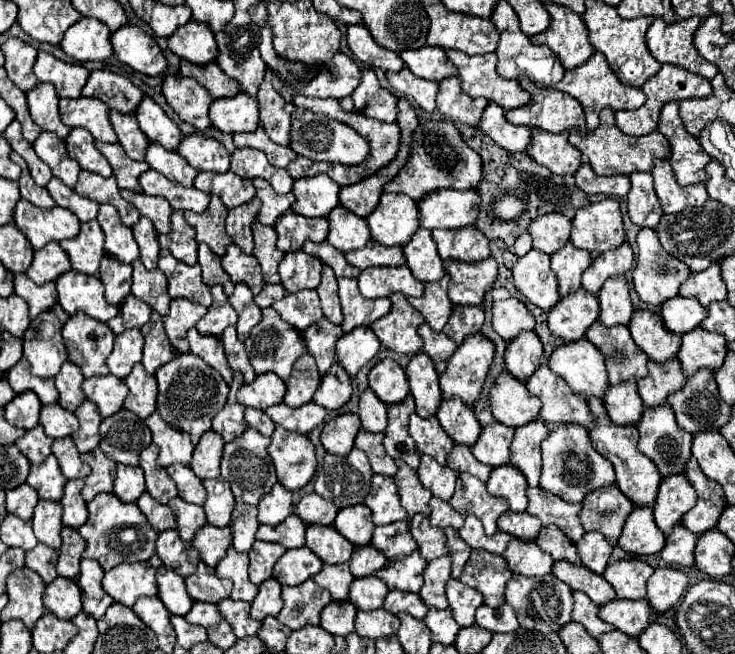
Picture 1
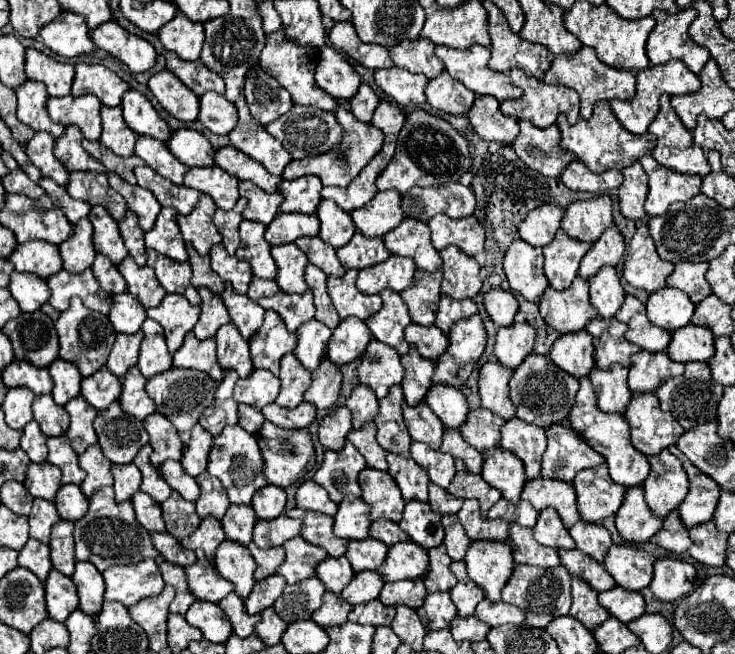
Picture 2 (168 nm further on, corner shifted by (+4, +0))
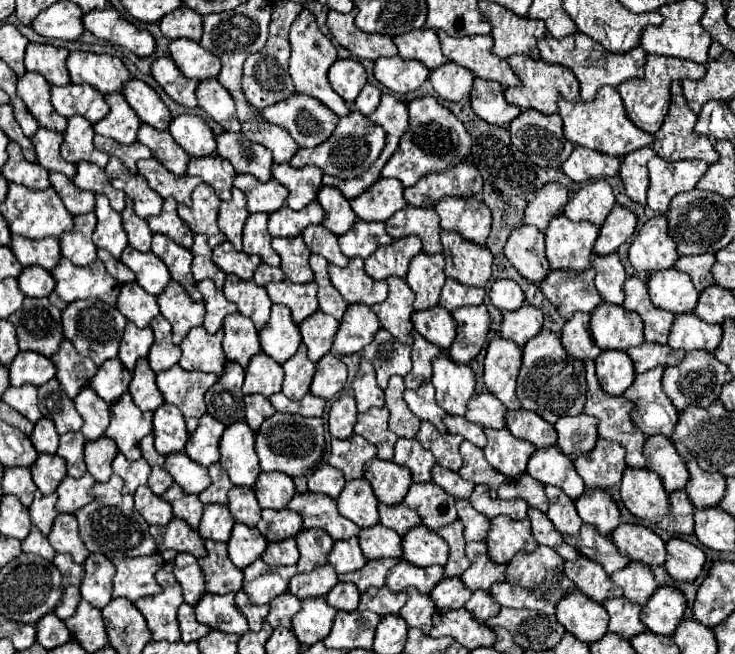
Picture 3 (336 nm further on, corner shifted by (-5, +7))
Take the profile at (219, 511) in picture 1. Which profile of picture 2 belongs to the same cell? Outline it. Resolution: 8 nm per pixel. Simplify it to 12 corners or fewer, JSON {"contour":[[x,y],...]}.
{"contour":[[211,475],[213,489],[201,489],[197,499],[199,517],[223,519],[229,505],[223,485]]}

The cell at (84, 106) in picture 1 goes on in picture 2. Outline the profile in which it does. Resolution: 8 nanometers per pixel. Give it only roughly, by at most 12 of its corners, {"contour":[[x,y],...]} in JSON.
{"contour":[[95,95],[49,97],[47,113],[59,125],[77,125],[85,139],[101,133]]}

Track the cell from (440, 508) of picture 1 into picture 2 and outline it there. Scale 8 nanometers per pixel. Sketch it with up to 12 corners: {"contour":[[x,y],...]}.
{"contour":[[429,483],[429,505],[447,515],[457,513],[465,499]]}

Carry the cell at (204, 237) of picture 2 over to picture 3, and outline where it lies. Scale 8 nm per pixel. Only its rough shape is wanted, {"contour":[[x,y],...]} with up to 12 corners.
{"contour":[[204,182],[178,216],[210,248],[226,240],[216,222],[220,198]]}

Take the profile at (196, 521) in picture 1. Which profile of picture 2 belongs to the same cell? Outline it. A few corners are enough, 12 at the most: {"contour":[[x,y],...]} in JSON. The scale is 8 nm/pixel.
{"contour":[[177,491],[163,509],[167,533],[177,541],[201,523],[195,503]]}

